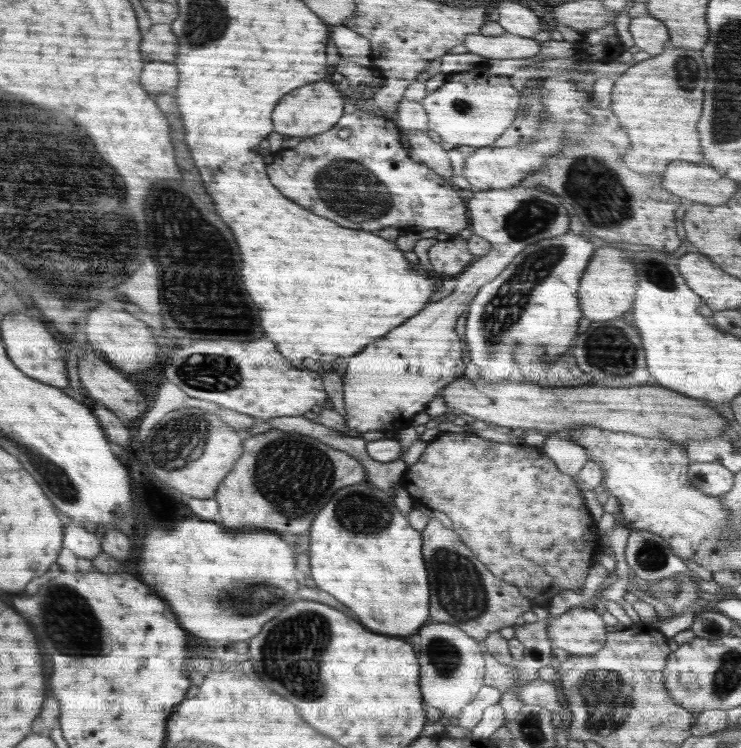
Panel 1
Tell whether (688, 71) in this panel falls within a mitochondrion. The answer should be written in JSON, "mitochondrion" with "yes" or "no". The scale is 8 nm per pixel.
{"mitochondrion":"yes"}

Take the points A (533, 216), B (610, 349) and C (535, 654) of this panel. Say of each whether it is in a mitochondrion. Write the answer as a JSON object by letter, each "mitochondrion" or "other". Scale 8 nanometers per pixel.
{"A":"mitochondrion","B":"mitochondrion","C":"other"}

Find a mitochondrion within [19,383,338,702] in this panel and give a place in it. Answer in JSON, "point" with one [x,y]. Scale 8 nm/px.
{"point":[66,615]}

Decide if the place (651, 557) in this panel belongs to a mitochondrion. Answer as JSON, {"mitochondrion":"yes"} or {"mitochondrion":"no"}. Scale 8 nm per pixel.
{"mitochondrion":"yes"}

